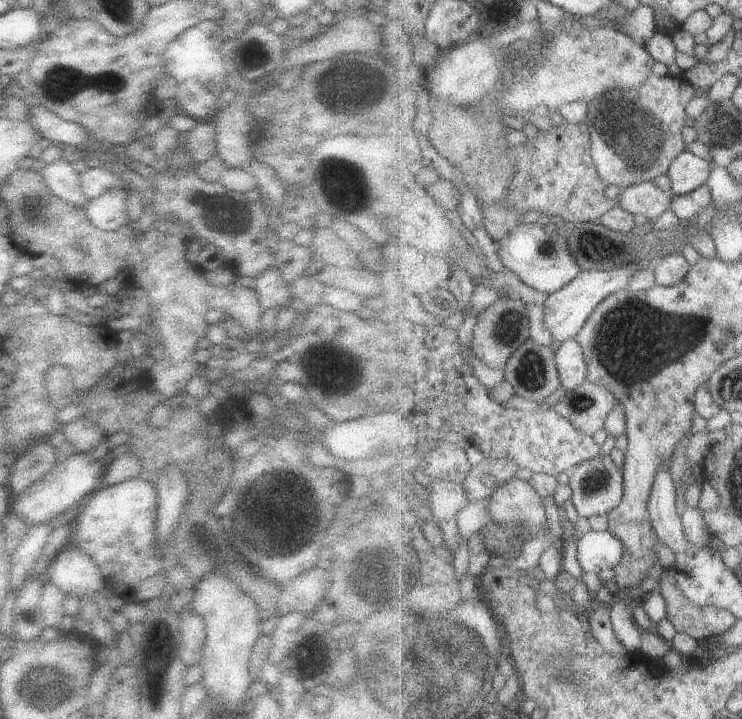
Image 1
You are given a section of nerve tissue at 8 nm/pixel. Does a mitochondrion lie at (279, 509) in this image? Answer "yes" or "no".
yes

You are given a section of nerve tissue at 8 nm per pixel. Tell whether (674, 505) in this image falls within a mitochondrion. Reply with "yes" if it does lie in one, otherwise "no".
no

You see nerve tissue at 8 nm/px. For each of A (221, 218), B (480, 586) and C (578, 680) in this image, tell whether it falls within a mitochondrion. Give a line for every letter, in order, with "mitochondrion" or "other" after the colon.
A: mitochondrion
B: other
C: mitochondrion

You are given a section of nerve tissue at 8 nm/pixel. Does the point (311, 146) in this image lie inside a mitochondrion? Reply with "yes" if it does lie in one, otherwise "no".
no

